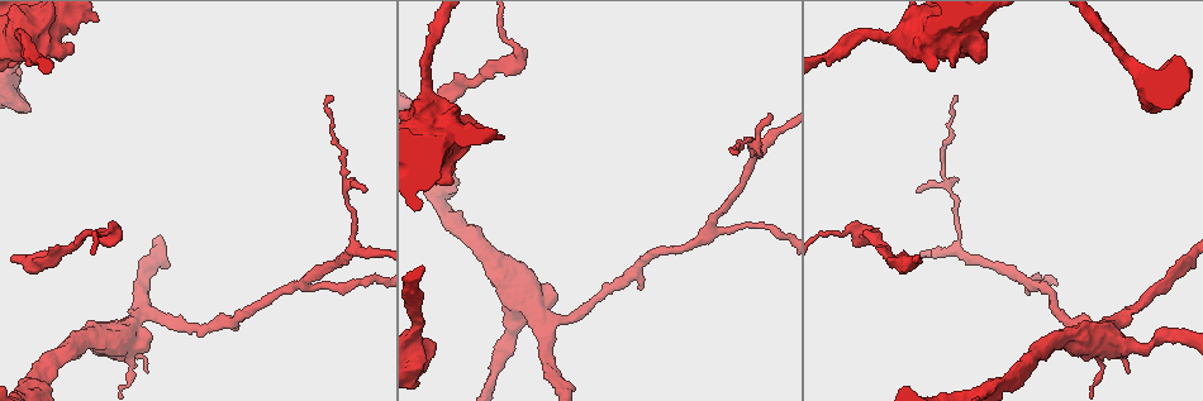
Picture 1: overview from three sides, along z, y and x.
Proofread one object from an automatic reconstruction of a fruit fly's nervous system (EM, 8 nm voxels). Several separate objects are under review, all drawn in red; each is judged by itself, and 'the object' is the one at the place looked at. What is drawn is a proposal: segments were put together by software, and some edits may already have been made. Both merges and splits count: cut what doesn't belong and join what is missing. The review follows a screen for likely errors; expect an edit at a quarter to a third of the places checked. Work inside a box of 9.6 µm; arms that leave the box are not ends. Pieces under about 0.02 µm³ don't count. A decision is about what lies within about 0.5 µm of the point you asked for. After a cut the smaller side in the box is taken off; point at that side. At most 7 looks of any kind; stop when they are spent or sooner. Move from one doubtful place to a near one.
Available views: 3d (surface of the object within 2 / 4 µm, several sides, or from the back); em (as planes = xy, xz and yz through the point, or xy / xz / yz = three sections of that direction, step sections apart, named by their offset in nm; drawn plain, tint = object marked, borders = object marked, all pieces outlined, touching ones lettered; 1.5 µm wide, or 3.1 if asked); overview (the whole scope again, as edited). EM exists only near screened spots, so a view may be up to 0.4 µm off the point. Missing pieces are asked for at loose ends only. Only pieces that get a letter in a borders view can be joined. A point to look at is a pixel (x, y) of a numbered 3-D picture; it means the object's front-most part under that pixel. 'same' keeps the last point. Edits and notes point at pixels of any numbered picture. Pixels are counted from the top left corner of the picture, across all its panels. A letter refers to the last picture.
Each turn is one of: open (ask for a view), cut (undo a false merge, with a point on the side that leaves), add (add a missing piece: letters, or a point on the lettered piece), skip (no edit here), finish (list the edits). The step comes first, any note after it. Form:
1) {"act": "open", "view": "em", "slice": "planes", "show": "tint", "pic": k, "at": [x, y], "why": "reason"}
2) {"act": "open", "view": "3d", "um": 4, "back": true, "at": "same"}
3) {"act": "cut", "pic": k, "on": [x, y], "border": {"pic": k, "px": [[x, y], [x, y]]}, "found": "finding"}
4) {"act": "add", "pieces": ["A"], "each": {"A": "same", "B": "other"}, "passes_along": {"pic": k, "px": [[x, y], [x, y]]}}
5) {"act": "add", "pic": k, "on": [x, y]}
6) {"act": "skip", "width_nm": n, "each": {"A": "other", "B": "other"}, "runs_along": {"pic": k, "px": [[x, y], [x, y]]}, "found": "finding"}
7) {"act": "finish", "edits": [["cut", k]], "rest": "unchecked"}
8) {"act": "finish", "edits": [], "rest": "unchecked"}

{"act": "open", "view": "em", "slice": "planes", "show": "tint", "pic": 1, "at": [918, 255], "why": "an open end"}

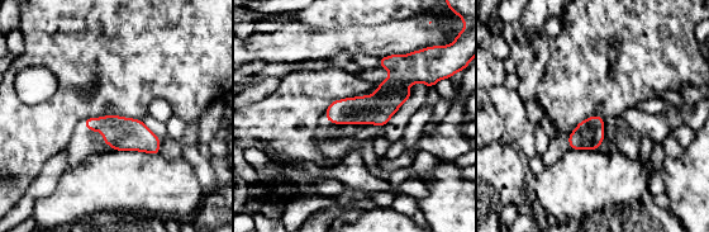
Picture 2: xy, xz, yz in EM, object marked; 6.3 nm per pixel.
{"act": "open", "view": "em", "slice": "planes", "show": "borders", "at": "same"}

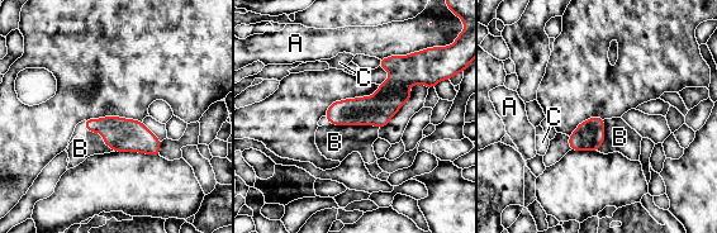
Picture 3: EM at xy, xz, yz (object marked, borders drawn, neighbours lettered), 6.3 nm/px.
{"act": "add", "pieces": ["B"], "each": {"A": "other", "B": "same", "C": "other"}, "passes_along": {"pic": 3, "px": [[378, 109], [354, 124], [335, 142]]}, "found": "the neuron continues"}

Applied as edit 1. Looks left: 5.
{"act": "open", "view": "overview"}

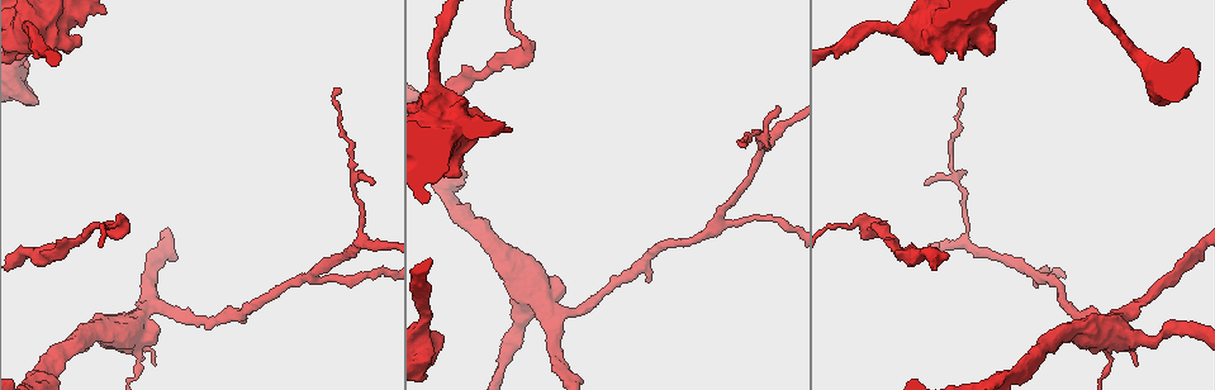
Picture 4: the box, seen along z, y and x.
{"act": "open", "view": "em", "slice": "xz", "step": 8, "show": "borders", "pic": 4, "at": [512, 27], "why": "abrupt turn"}

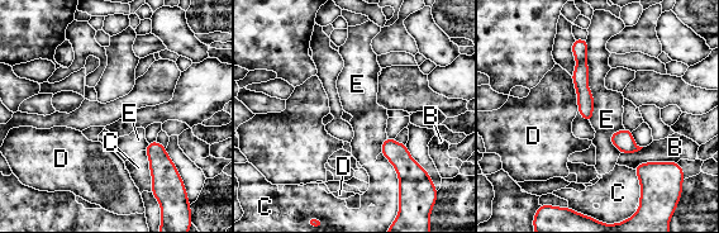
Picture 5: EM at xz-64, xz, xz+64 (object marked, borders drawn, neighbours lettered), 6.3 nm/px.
{"act": "open", "view": "em", "slice": "planes", "show": "borders", "at": "same"}

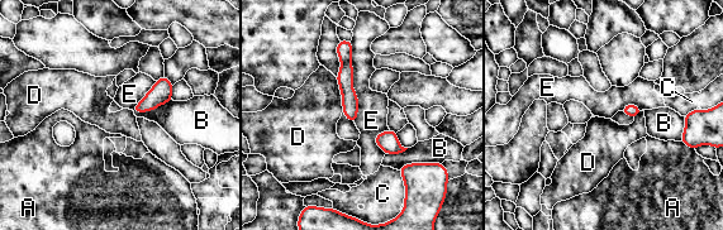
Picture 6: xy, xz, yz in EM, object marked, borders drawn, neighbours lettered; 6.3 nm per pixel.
{"act": "skip", "width_nm": 60, "longest_contact_nm": ["E", 550], "each": {"A": "other", "B": "other", "C": "other", "D": "other", "E": "other"}, "found": "all the same neuron"}

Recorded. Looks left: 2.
{"act": "open", "view": "em", "slice": "planes", "show": "borders", "pic": 4, "at": [37, 377], "why": "thin neck"}

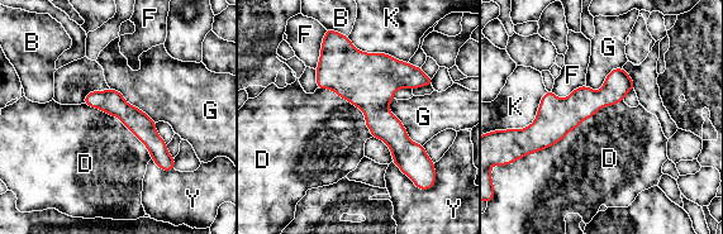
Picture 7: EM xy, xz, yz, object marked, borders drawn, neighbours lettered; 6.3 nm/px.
{"act": "skip", "longest_contact_nm": ["D", 650], "each": {"B": "other", "D": "other", "F": "other", "G": "other", "K": "other", "Y": "other"}, "runs_along": {"pic": 7, "px": [[629, 82], [532, 139], [498, 141]]}, "found": "one neuron here"}

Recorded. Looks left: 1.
{"act": "finish", "edits": [["add", 3]], "rest": "unchecked"}

